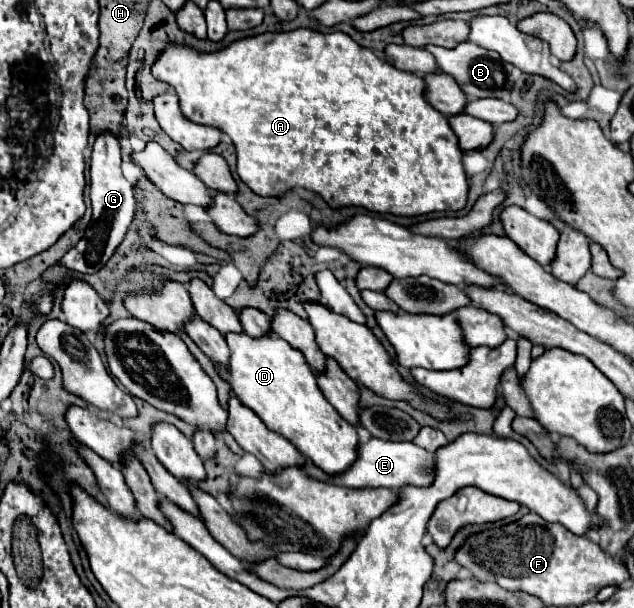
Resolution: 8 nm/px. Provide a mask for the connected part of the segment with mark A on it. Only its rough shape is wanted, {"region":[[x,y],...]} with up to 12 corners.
{"region":[[346,32],[166,44],[260,196],[460,210],[424,80]]}

